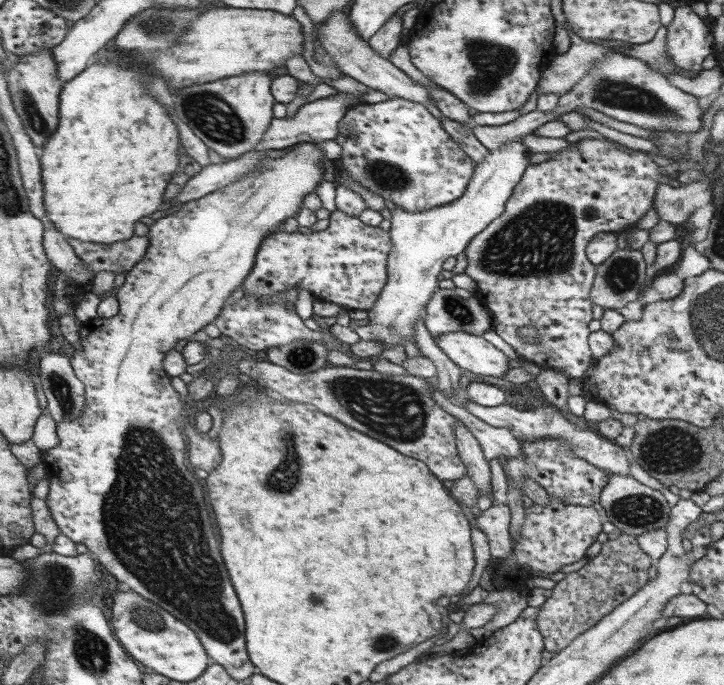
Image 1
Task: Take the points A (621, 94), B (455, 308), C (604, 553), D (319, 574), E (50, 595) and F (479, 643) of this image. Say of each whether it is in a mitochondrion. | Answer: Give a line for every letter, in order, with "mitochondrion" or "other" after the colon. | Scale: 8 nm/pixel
A: mitochondrion
B: mitochondrion
C: other
D: other
E: mitochondrion
F: other

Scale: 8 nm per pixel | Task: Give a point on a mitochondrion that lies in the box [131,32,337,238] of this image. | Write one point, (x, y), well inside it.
(215, 118)

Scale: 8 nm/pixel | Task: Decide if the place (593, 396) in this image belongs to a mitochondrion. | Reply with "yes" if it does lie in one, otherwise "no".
no

